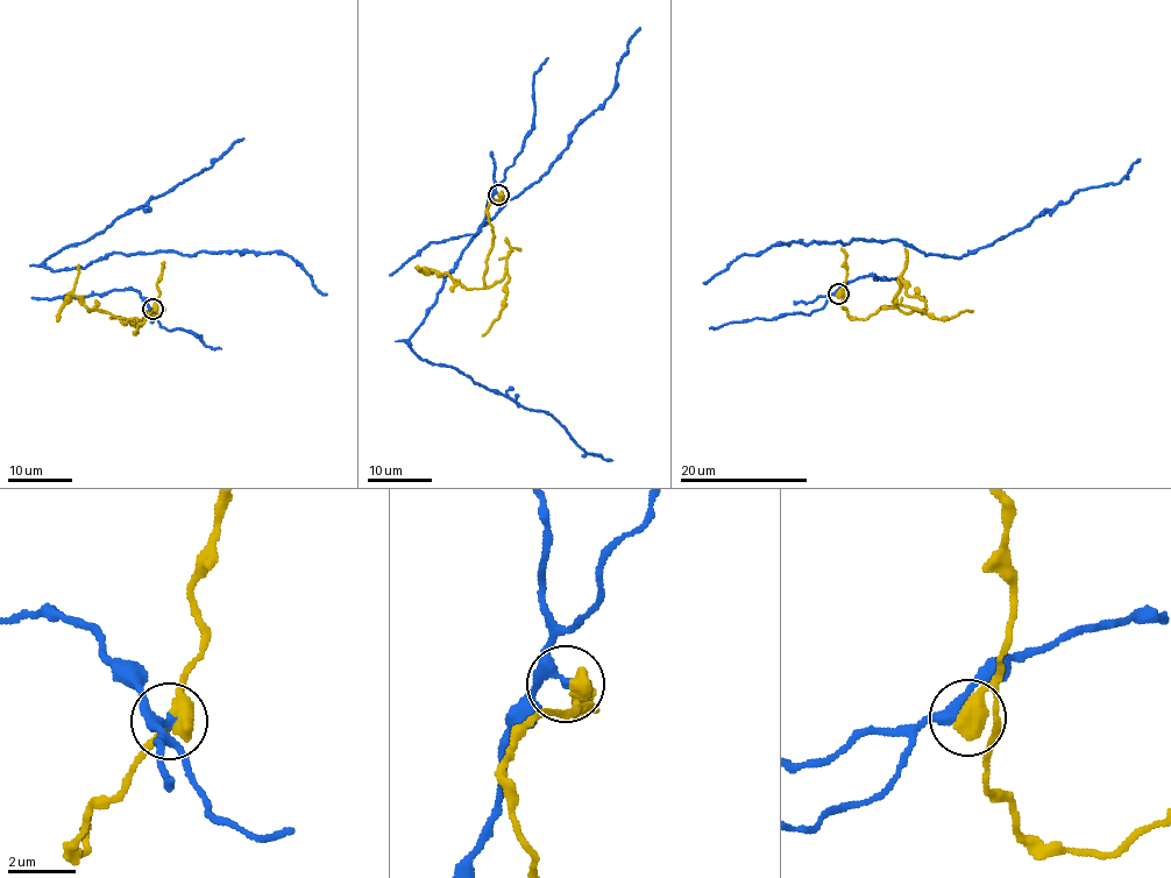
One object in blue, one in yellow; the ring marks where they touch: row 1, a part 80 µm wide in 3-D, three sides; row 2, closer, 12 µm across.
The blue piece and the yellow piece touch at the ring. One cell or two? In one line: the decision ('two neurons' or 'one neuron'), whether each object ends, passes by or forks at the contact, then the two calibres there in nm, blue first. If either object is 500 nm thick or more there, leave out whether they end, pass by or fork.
two neurons | 240/650 nm

